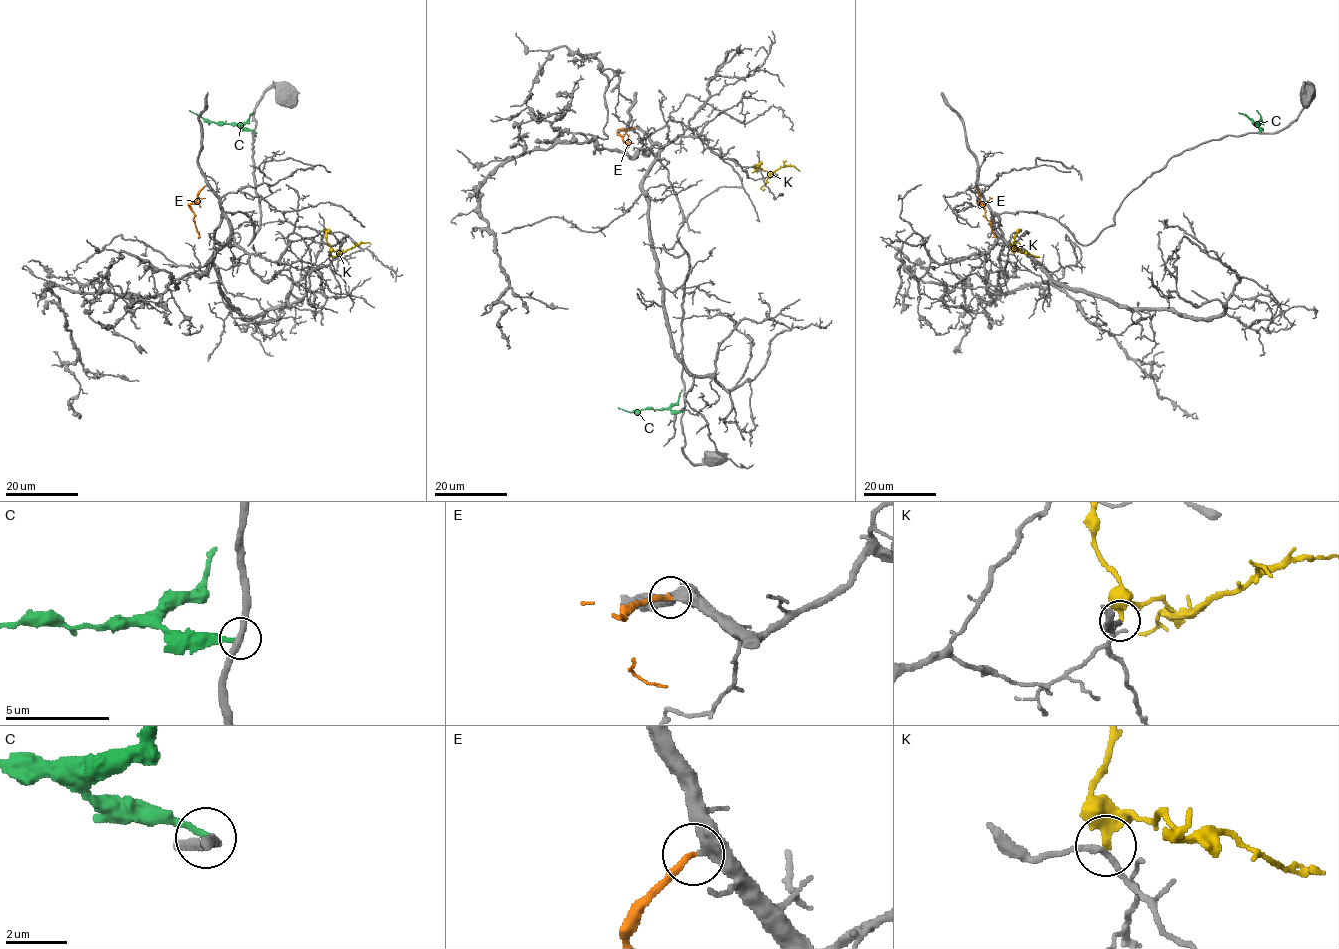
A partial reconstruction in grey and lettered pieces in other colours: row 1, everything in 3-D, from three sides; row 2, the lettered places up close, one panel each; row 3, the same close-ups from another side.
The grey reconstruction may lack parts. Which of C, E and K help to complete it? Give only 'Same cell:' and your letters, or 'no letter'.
Same cell: E

